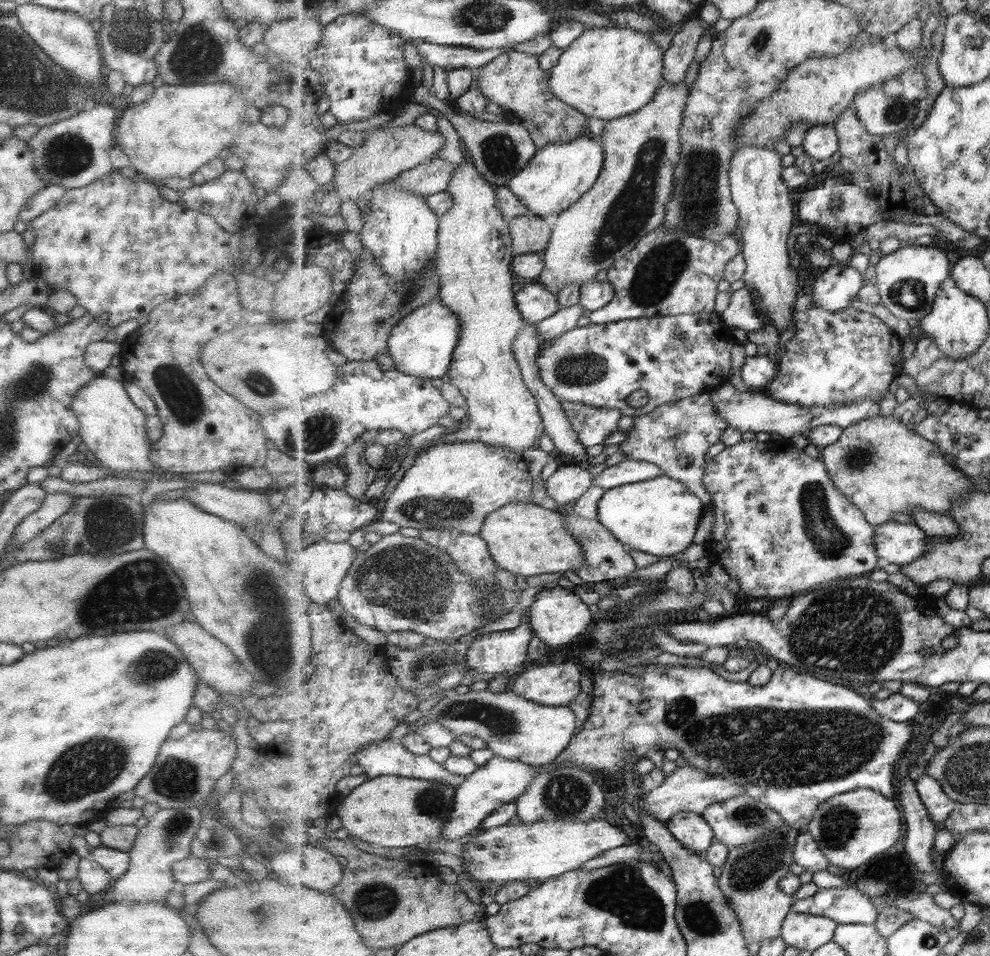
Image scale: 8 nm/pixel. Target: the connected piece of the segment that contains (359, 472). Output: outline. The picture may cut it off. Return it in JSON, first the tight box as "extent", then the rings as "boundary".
{"extent":[343,440,377,502],"boundary":[[[358,440],[343,454],[343,467],[346,468],[348,475],[344,489],[355,500],[370,502],[367,491],[371,484],[375,482],[377,471],[374,471],[374,467],[370,466],[366,459],[366,448],[365,442],[363,443]]]}

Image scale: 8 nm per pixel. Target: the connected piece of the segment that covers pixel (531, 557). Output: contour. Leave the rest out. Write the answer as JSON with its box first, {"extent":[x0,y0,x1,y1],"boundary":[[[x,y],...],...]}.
{"extent":[480,502,586,577],"boundary":[[[512,502],[488,514],[480,535],[487,541],[490,553],[500,568],[524,577],[547,572],[574,572],[586,561],[586,551],[570,533],[566,515],[534,503]]]}

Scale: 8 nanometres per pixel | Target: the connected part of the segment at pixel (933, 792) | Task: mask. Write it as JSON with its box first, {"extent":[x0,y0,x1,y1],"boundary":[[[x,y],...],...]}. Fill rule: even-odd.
{"extent":[916,774,959,825],"boundary":[[[921,774],[917,778],[916,788],[920,792],[931,819],[939,825],[943,825],[959,806],[957,801],[945,794],[942,784],[939,784],[937,779],[929,774]]]}

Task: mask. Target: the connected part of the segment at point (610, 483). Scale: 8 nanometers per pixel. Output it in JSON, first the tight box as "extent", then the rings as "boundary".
{"extent":[594,459,665,490],"boundary":[[[627,459],[613,466],[613,468],[607,468],[607,470],[602,471],[595,478],[594,485],[607,490],[627,483],[645,482],[663,475],[665,475],[664,470],[661,470],[655,464],[643,460]]]}

